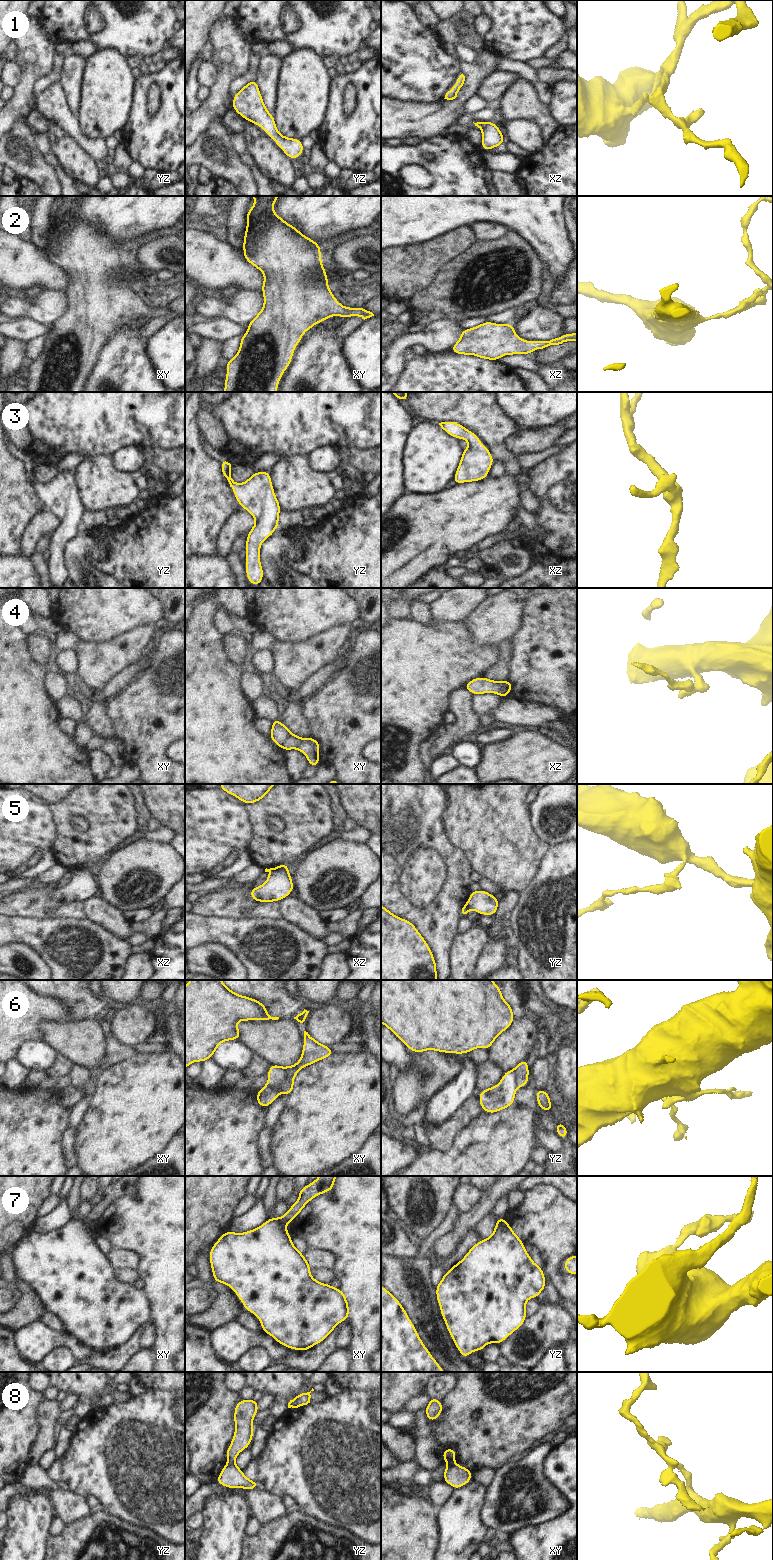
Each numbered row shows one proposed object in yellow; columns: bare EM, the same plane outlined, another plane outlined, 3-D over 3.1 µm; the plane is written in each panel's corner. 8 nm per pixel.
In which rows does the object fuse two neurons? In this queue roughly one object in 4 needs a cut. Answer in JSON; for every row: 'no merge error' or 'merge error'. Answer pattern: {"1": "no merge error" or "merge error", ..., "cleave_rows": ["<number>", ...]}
{"1": "no merge error", "2": "no merge error", "3": "no merge error", "4": "no merge error", "5": "merge error", "6": "merge error", "7": "merge error", "8": "merge error", "cleave_rows": ["5", "6", "7", "8"]}

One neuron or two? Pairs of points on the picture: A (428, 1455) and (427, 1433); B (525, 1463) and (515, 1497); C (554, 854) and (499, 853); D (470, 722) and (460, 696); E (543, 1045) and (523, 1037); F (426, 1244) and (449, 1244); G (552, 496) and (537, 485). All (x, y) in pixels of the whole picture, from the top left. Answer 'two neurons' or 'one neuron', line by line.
A: one neuron
B: one neuron
C: two neurons
D: one neuron
E: two neurons
F: two neurons
G: one neuron

